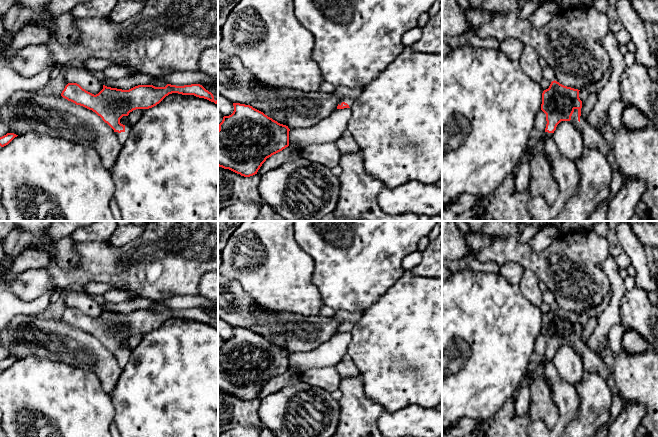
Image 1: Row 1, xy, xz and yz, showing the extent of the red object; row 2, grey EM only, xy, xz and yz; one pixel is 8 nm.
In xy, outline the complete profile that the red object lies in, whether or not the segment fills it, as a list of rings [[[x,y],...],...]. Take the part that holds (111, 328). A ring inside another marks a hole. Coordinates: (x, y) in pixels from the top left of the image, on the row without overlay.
[[[68,307],[61,320],[76,329],[92,334],[100,340],[114,354],[123,370],[129,361],[130,351],[121,348],[120,343],[123,340],[128,340],[133,334],[152,332],[172,317],[194,319],[218,329],[218,324],[214,324],[213,318],[200,308],[184,310],[167,308],[165,311],[138,309],[129,314],[103,309],[103,313],[94,319],[77,307]]]

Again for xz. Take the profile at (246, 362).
[[[233,327],[234,335],[218,349],[218,390],[244,401],[257,398],[267,382],[289,370],[288,350],[250,329]]]

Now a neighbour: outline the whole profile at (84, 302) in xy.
[[[70,293],[64,298],[68,307],[77,307],[86,315],[96,319],[103,313],[103,306],[95,302],[88,294]]]

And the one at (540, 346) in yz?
[[[540,333],[534,345],[534,352],[531,357],[531,362],[541,362],[545,356],[546,348],[546,338]]]

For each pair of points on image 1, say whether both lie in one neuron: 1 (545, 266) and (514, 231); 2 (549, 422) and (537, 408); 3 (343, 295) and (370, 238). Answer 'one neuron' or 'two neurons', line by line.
1: one neuron
2: one neuron
3: one neuron

